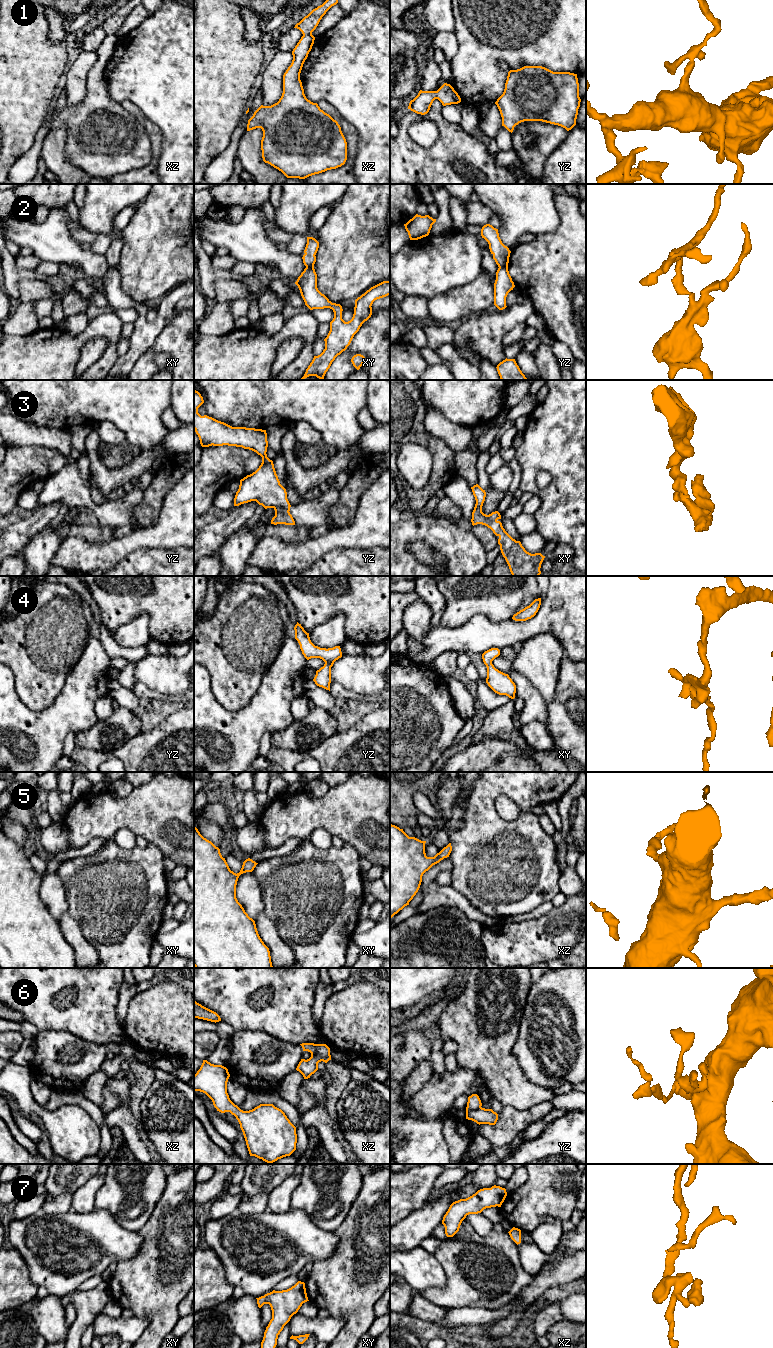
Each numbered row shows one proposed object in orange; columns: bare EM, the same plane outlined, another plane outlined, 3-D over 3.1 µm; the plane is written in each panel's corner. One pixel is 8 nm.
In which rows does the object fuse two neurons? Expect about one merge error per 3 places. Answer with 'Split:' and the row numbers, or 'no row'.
Split: 2, 6

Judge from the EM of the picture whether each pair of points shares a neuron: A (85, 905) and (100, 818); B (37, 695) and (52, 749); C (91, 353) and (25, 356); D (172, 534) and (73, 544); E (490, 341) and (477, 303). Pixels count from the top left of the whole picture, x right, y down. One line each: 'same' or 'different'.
A: different
B: different
C: different
D: same
E: different

